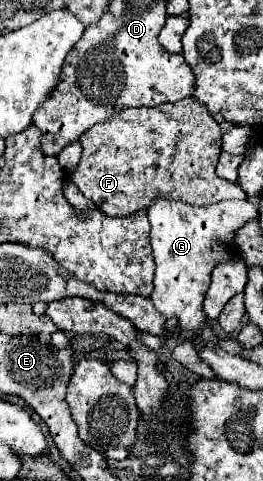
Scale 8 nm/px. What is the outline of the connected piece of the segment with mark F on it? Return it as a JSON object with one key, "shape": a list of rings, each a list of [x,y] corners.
{"shape":[[[195,98],[153,108],[121,110],[83,132],[79,142],[83,154],[71,180],[107,216],[127,216],[147,210],[159,194],[193,206],[247,198],[239,184],[215,174],[221,152],[221,130],[207,108]]]}

